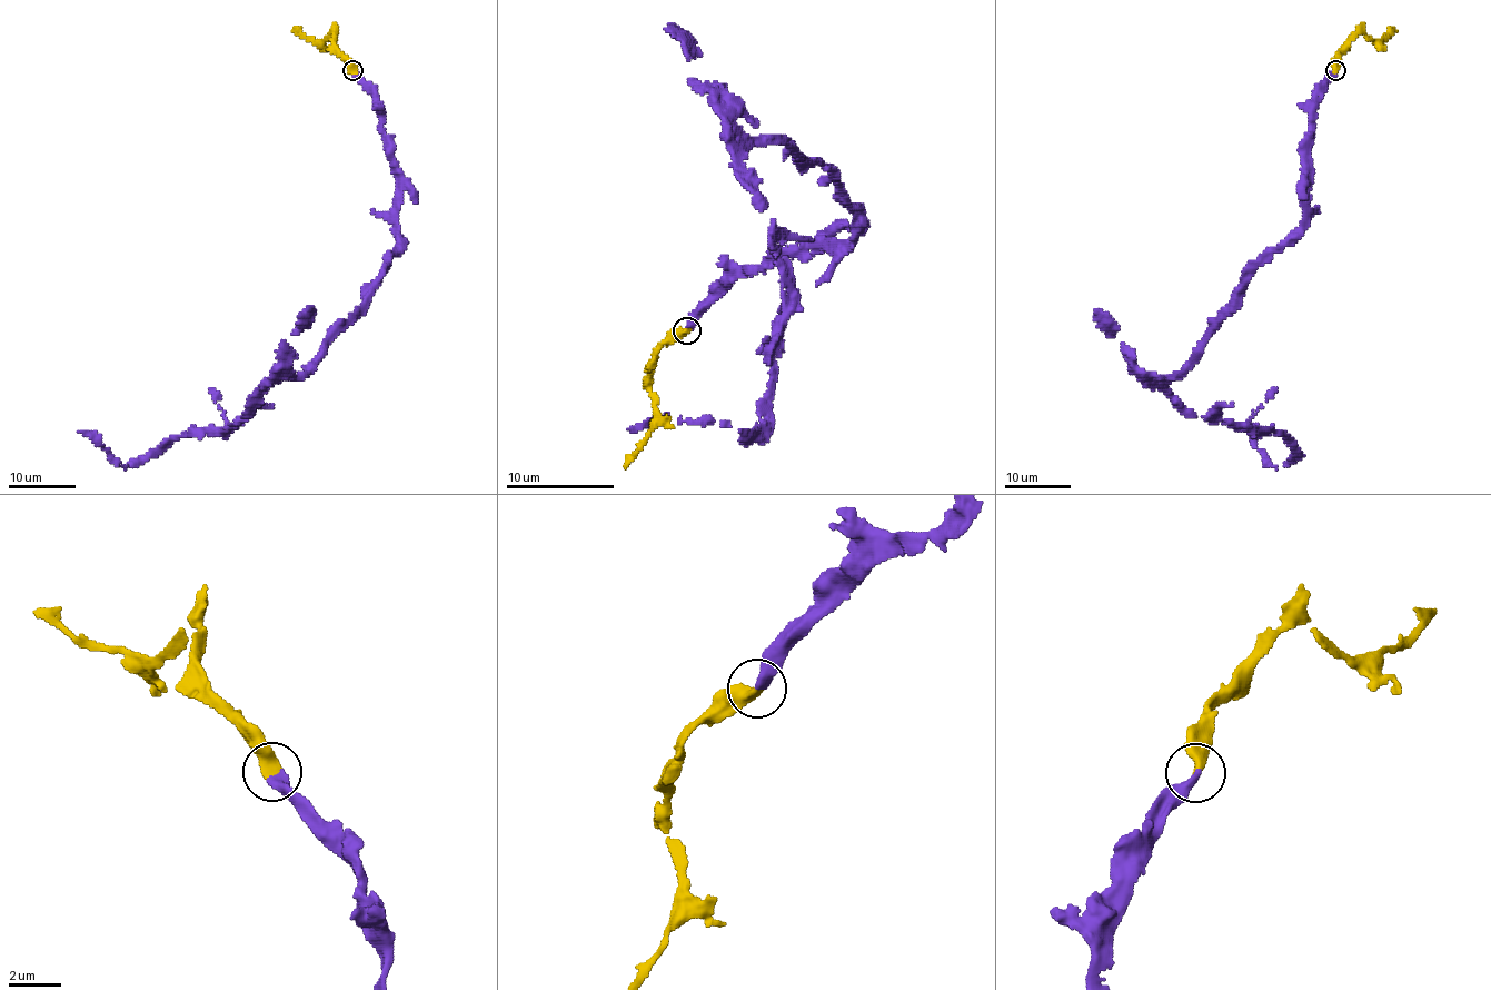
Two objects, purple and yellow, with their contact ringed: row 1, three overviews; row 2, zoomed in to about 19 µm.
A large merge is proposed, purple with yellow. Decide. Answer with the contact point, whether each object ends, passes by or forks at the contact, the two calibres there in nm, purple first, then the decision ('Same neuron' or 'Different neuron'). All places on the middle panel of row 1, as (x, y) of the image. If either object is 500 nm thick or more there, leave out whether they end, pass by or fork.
Place: (687, 330). Thickness 480 nm (purple) against 500 nm. Same neuron

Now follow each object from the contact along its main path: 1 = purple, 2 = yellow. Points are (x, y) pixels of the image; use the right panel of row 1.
1: (1335, 71), (1311, 116), (1303, 224), (1164, 378), (1189, 414), (1285, 434), (1294, 453), (1269, 465), (1250, 435)
2: (1335, 69), (1340, 52), (1361, 32), (1372, 41), (1382, 41), (1395, 30)

